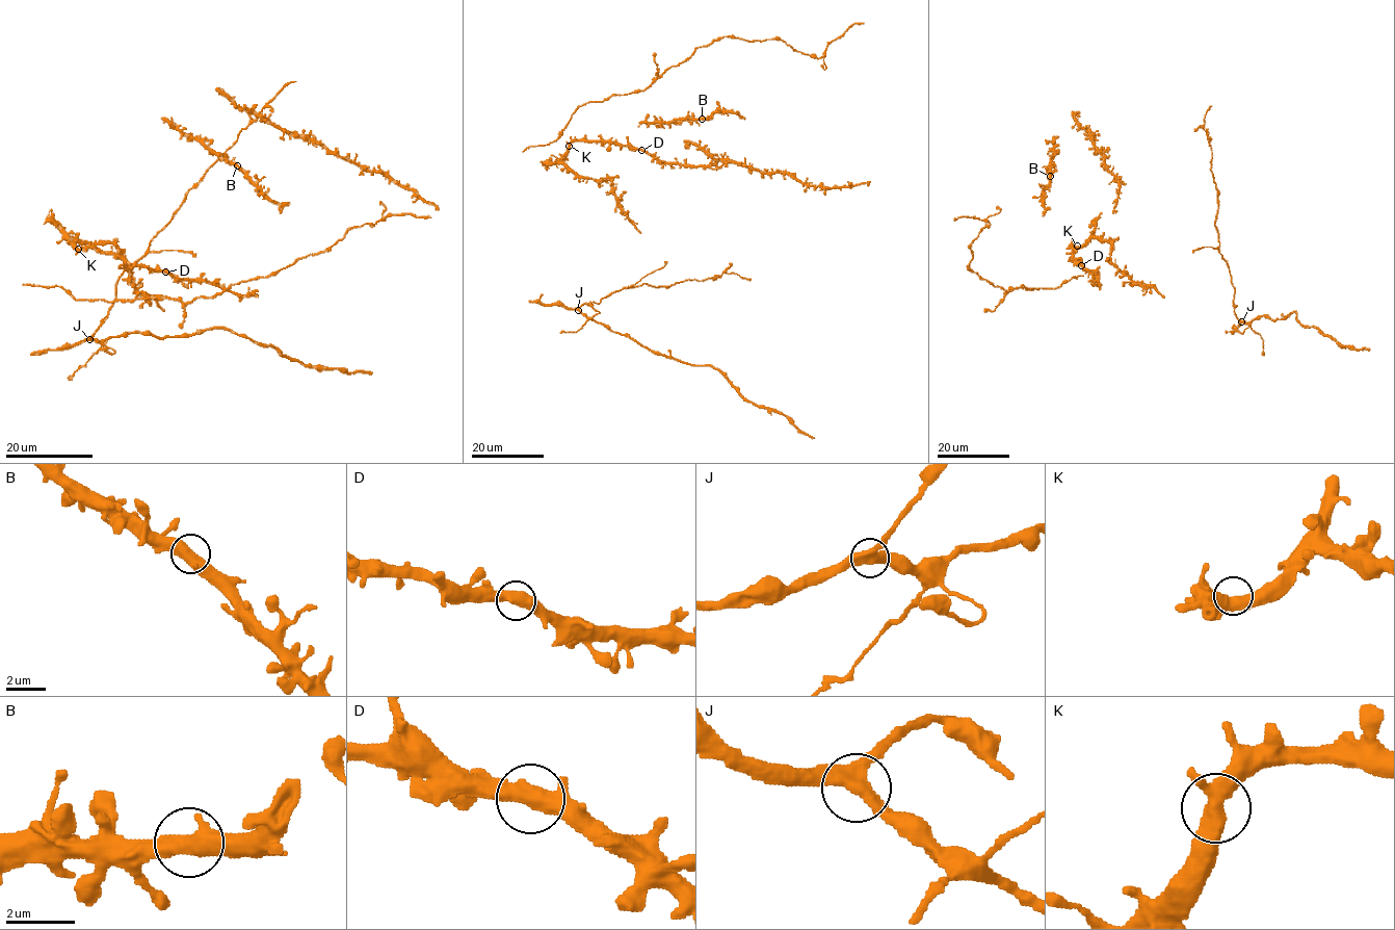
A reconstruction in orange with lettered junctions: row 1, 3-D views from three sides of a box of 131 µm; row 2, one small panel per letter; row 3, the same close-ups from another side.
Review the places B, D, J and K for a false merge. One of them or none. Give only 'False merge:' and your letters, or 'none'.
False merge: none

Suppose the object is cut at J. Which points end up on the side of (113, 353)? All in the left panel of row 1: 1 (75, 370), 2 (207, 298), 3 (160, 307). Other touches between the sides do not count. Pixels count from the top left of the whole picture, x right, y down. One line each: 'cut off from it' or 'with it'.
1: with it
2: cut off from it
3: cut off from it

